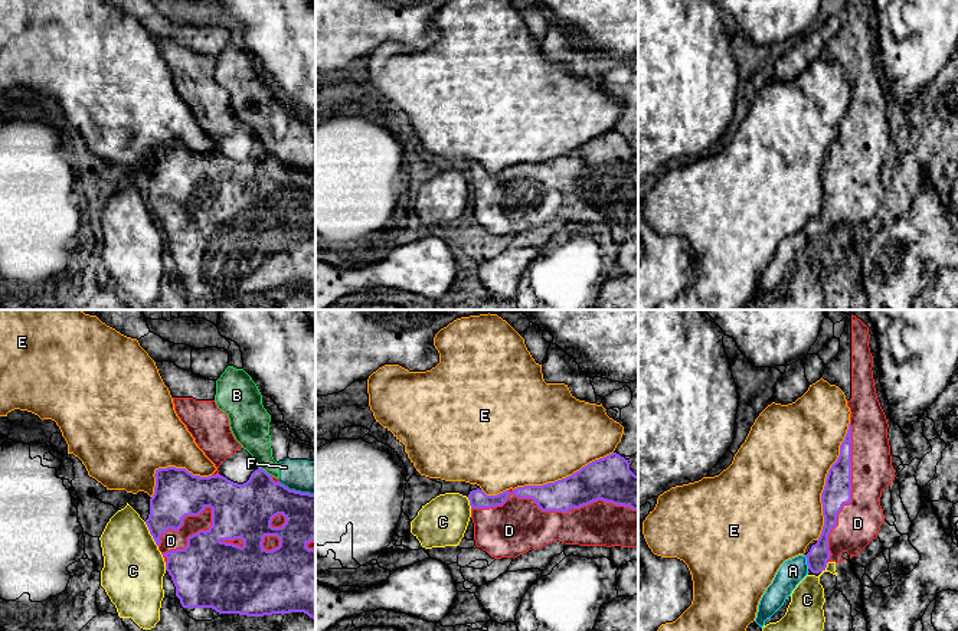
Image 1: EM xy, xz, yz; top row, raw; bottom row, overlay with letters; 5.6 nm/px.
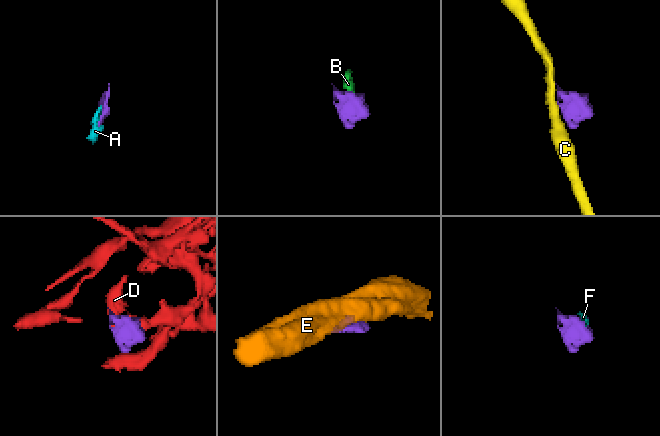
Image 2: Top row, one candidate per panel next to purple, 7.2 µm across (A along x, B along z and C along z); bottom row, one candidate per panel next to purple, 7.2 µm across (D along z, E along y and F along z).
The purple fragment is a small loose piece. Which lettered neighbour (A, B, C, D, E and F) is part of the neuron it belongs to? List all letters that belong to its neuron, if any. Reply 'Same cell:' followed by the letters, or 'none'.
Same cell: D

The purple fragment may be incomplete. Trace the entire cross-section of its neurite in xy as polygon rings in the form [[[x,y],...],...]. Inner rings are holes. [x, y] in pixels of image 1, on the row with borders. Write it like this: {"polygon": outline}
{"polygon": [[[167,467],[156,470],[154,477],[146,524],[183,608],[212,608],[246,617],[304,612],[315,619],[315,493],[290,490],[259,467],[243,484],[228,480],[219,470],[200,477],[186,468]]]}

